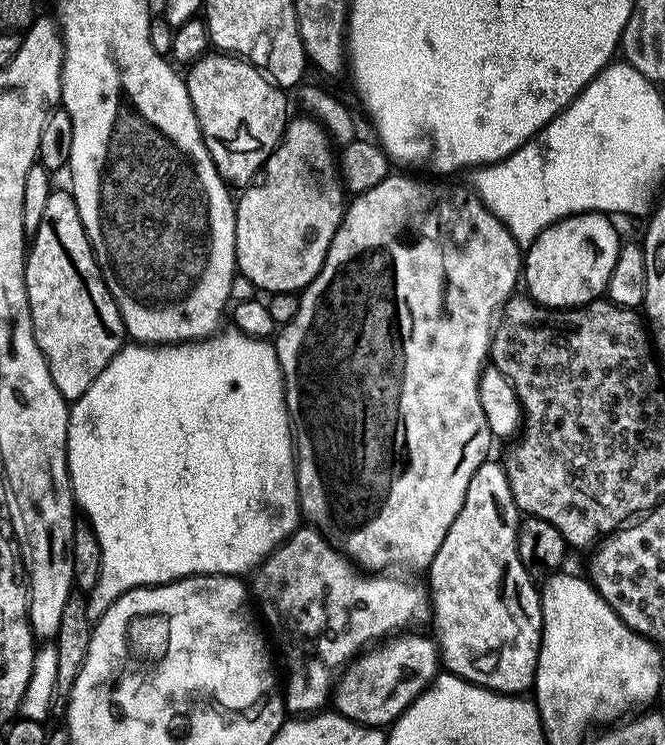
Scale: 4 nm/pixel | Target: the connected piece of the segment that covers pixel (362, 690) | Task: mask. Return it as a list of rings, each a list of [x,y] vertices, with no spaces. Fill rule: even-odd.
[[[400,634],[381,643],[373,650],[358,656],[343,669],[334,688],[335,711],[339,715],[356,724],[366,724],[370,728],[391,725],[436,679],[438,645],[435,639],[404,635],[408,634]]]

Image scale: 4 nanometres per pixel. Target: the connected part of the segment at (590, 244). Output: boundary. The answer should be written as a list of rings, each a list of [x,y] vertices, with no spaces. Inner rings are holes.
[[[580,212],[551,224],[532,244],[527,245],[522,256],[522,284],[528,287],[527,295],[541,308],[549,310],[575,310],[585,307],[605,295],[608,279],[616,265],[622,247],[622,239],[616,233],[609,217],[602,212]]]

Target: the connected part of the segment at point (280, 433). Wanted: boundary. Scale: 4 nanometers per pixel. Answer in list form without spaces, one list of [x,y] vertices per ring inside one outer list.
[[[231,330],[232,332],[205,338],[203,340],[194,340],[183,344],[166,344],[163,346],[145,346],[139,342],[129,343],[121,348],[120,353],[115,356],[106,366],[106,370],[102,370],[102,374],[98,374],[98,378],[94,378],[94,382],[90,386],[90,390],[86,390],[86,394],[82,394],[71,405],[68,414],[68,479],[72,482],[72,495],[74,504],[77,509],[84,508],[84,512],[88,515],[87,523],[90,525],[92,532],[96,535],[96,541],[100,547],[100,577],[94,586],[94,590],[87,597],[88,600],[88,616],[89,621],[95,622],[102,618],[102,614],[106,614],[106,610],[110,610],[110,606],[122,594],[126,594],[135,588],[146,588],[153,584],[168,584],[171,580],[181,580],[184,576],[202,576],[205,574],[244,574],[249,570],[255,569],[265,558],[272,555],[293,532],[296,531],[301,523],[302,516],[292,516],[292,496],[296,493],[296,468],[284,468],[284,424],[290,417],[288,415],[288,401],[286,399],[286,385],[284,375],[280,369],[280,363],[276,357],[275,347],[267,339],[256,339],[253,336],[243,334],[239,330]]]

